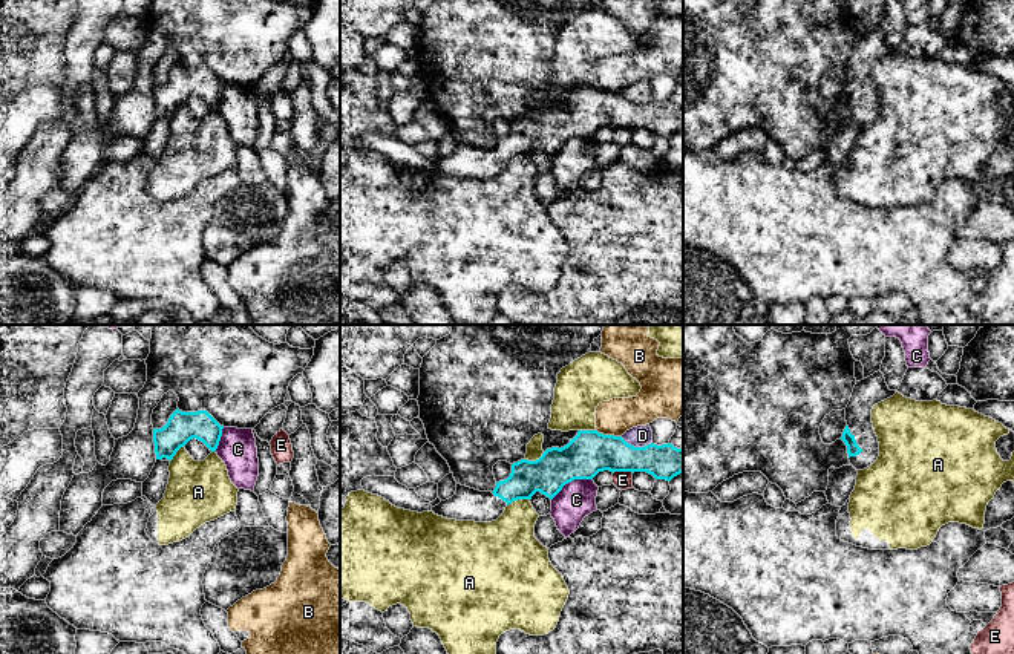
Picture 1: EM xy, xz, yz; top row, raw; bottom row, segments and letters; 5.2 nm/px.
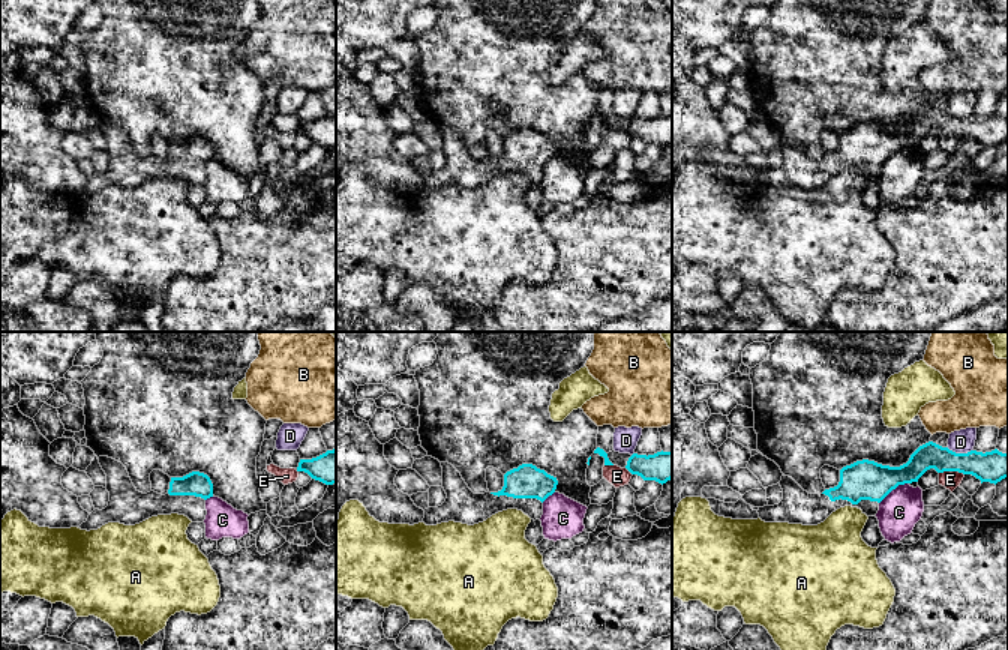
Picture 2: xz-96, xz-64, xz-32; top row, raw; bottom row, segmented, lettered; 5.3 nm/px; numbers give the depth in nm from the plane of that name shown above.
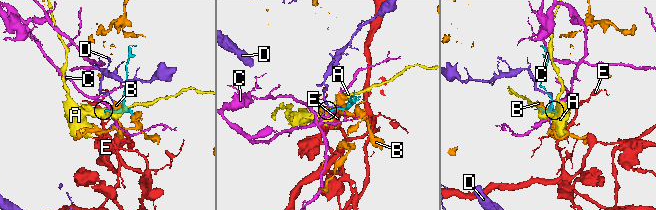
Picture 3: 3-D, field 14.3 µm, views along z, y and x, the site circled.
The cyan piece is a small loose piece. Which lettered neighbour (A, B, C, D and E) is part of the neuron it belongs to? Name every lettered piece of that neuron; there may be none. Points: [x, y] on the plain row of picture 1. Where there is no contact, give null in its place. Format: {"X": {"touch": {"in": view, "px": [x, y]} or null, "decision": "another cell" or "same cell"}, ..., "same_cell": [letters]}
{"A": {"touch": {"in": "xz", "px": [518, 155]}, "decision": "another cell"}, "B": {"touch": {"in": "xz", "px": [608, 92]}, "decision": "another cell"}, "C": {"touch": {"in": "xz", "px": [570, 138]}, "decision": "another cell"}, "D": {"touch": {"in": "xz", "px": [636, 104]}, "decision": "another cell"}, "E": {"touch": {"in": "xz", "px": [622, 127]}, "decision": "another cell"}, "same_cell": []}

